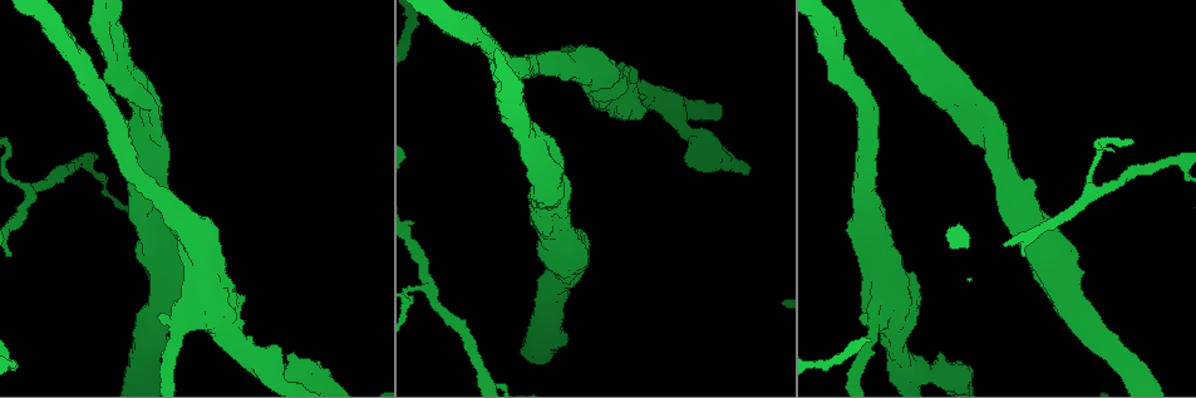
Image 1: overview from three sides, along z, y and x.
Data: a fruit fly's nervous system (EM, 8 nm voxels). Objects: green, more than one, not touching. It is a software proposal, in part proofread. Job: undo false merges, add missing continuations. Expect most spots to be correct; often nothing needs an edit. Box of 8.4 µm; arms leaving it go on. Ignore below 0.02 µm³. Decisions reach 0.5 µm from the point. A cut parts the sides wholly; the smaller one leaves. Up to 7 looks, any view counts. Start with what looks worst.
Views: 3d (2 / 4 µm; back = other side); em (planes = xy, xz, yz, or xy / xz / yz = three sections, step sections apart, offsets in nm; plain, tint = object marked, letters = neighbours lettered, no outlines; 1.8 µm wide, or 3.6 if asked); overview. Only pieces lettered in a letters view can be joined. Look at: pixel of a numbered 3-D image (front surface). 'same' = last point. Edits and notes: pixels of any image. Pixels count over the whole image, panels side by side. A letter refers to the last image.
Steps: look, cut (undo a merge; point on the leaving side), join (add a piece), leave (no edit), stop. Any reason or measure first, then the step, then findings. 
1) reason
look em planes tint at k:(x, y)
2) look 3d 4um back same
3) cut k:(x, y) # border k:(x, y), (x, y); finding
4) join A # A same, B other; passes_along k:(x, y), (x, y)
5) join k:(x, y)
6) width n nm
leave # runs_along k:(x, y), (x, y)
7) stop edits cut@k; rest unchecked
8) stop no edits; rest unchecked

branch stops here
look 3d 2um back at 1:(861, 315)

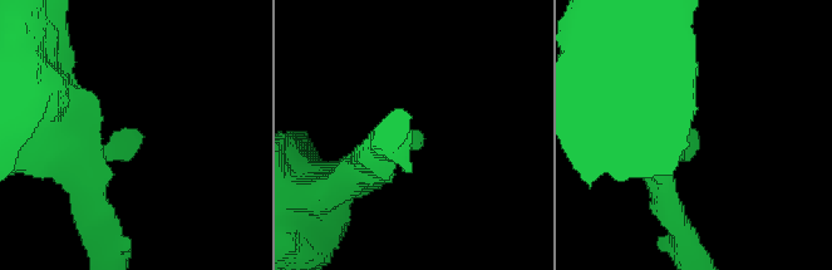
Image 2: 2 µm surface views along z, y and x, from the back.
shape alone is not enough
look em 3.6um planes letters at 2:(144, 136)

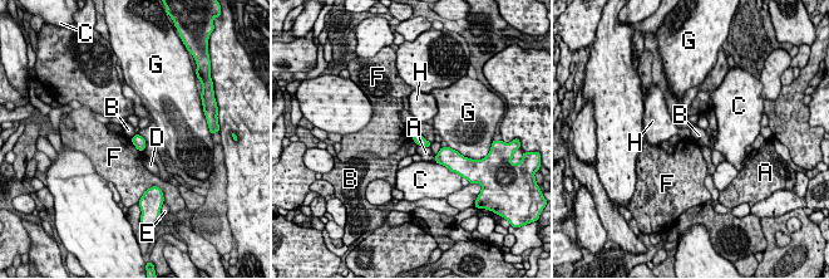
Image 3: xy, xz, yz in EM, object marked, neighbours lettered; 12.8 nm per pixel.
leave # A other, B other, C other, D other, E other, F other, G other, H other; none of them fits

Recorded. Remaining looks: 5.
side arm on a straight run
look em planes letters at 1:(929, 371)

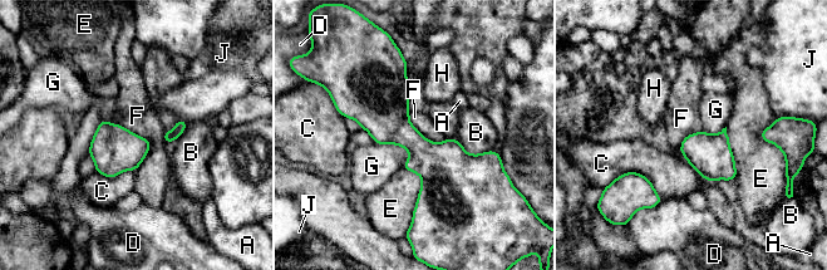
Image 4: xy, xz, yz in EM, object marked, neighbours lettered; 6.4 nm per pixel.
leave # A other, B other, C other, D other, E other, F other, G other, H other, J other; one cell here

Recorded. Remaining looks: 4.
branch stops here
look 3d 2um at 1:(917, 87)

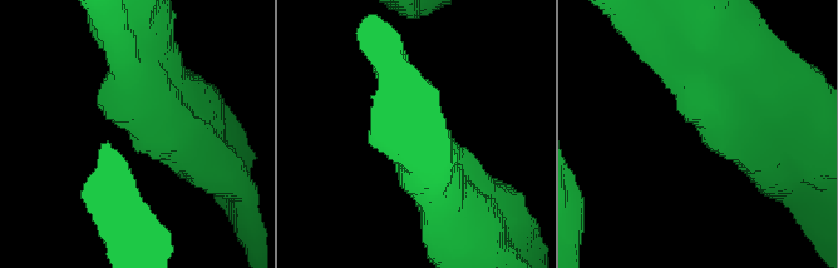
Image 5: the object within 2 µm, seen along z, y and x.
look em planes letters at 5:(700, 132)

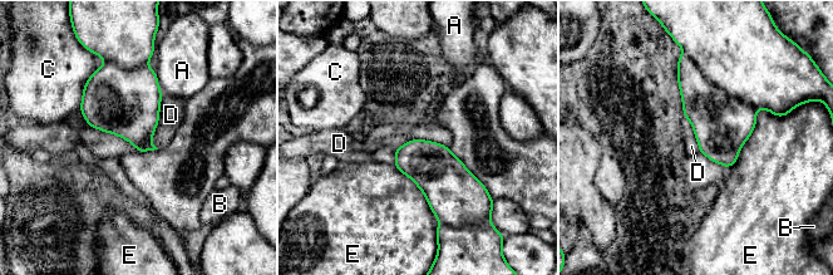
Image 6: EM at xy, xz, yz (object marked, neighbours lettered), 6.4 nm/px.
longest_contact E 500 nm
leave # A other, B other, C other, D other, E other; border 6:(162, 94), (151, 140), (157, 148); none of them fits

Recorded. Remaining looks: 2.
stop no edits; rest unchecked

